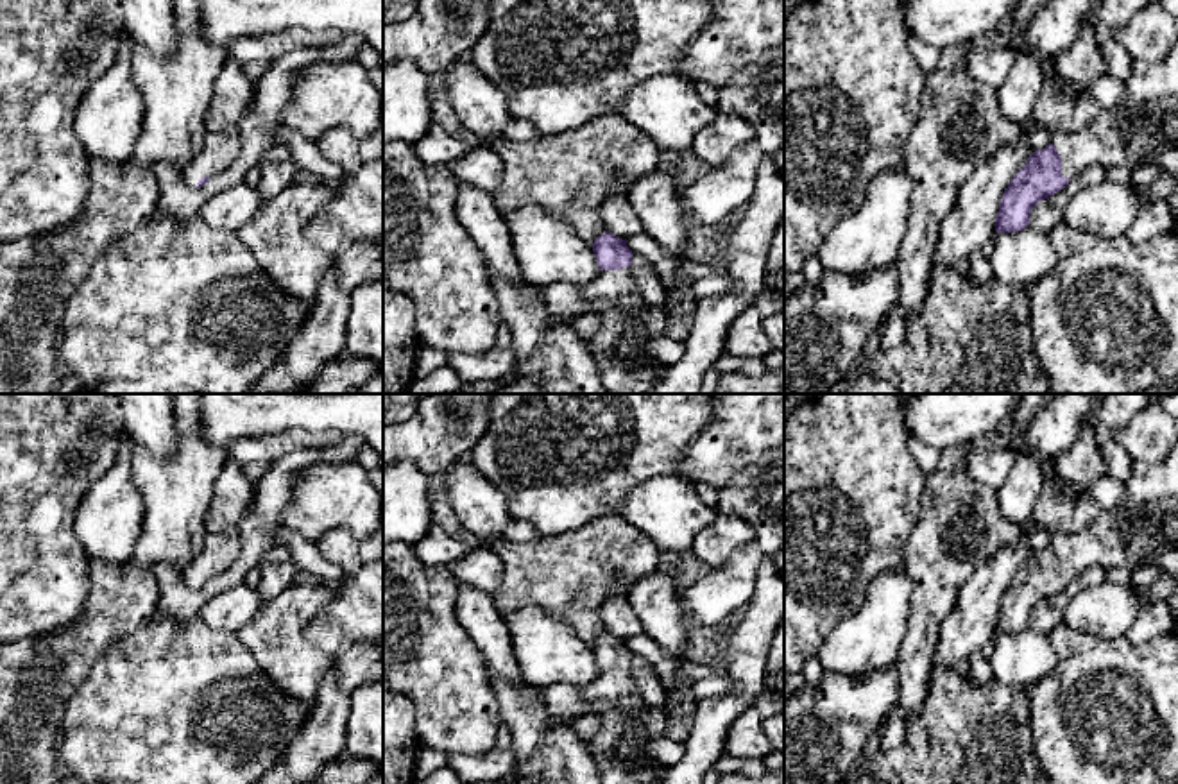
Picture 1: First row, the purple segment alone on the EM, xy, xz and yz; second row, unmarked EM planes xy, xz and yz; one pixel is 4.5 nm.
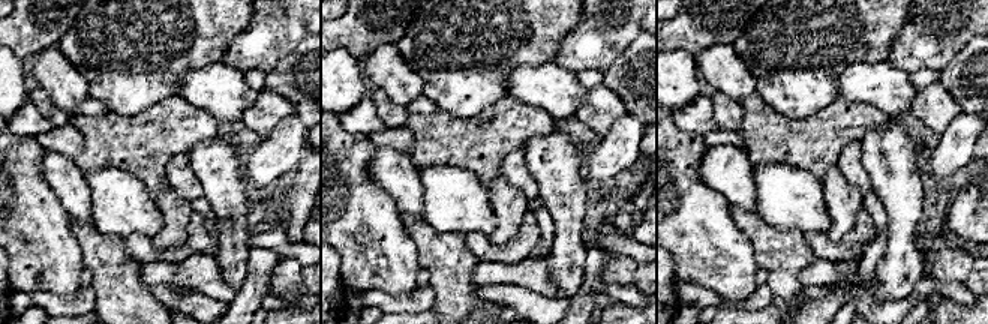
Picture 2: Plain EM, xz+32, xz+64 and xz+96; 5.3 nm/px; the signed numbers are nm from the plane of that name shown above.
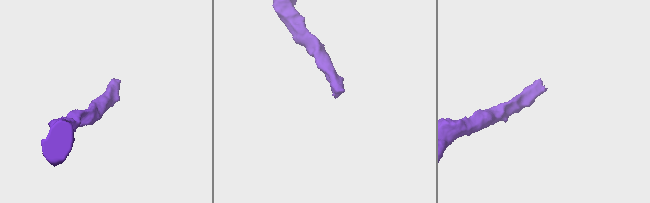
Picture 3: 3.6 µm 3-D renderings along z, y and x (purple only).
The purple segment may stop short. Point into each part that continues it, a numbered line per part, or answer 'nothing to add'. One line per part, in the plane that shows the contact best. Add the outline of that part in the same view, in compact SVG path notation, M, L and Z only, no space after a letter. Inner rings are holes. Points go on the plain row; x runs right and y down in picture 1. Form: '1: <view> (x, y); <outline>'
1: yz (1143, 530); M1178 442L1158 464L1135 462L1124 501L1078 533L1053 533L1062 576L1090 566L1130 571L1155 564L1178 578Z

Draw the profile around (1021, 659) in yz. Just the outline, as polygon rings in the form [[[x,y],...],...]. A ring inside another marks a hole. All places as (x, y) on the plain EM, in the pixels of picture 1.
[[[1029,626],[1017,634],[995,634],[988,659],[994,680],[1020,687],[1042,680],[1056,664],[1051,637]]]

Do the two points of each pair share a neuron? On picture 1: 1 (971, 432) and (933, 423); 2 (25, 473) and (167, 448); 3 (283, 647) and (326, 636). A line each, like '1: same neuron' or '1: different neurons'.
1: same neuron
2: different neurons
3: different neurons

